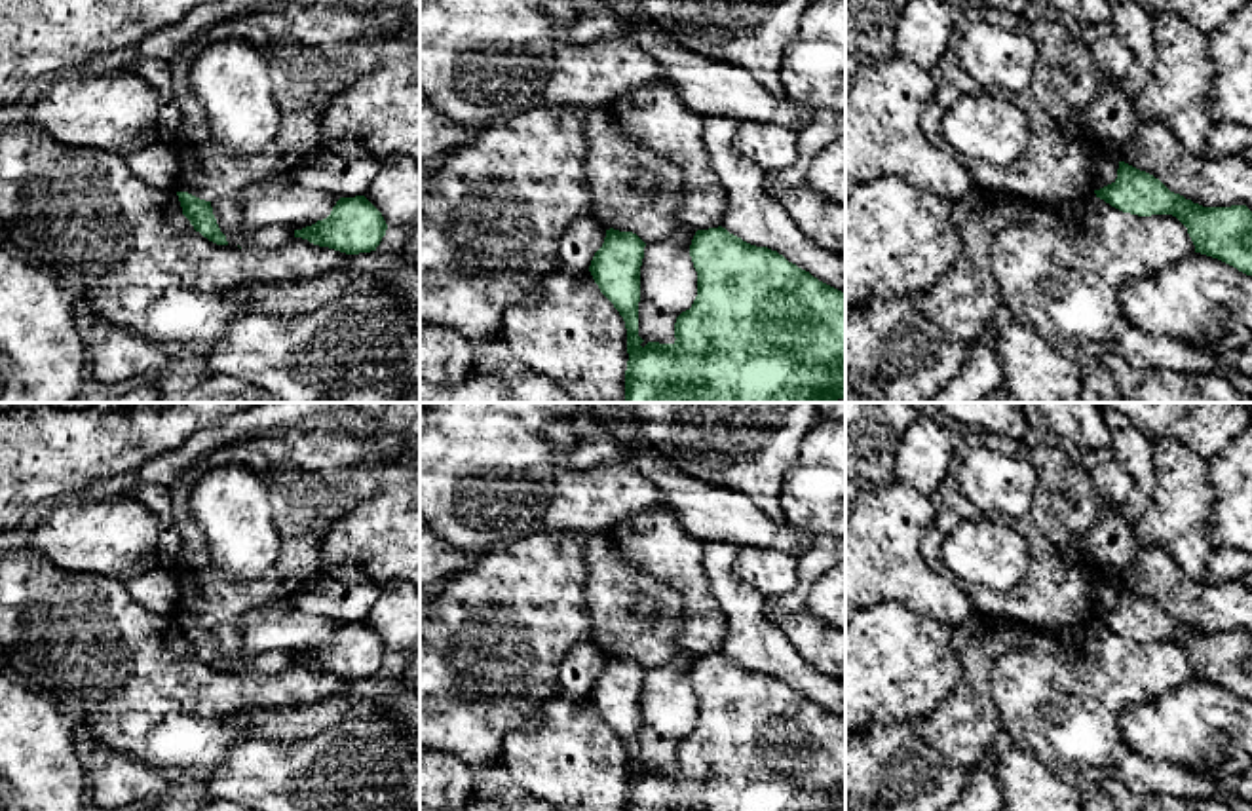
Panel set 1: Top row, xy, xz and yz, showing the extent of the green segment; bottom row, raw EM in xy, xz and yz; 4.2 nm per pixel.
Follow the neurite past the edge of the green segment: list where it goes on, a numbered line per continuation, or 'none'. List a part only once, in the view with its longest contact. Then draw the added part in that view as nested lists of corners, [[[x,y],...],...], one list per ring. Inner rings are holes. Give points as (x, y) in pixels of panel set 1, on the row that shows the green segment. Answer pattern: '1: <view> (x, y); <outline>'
none

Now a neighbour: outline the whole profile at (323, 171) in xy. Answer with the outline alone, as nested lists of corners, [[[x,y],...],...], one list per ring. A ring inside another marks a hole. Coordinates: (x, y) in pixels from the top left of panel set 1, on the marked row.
[[[325,148],[306,156],[294,171],[296,182],[336,198],[365,196],[382,165],[380,158],[342,158]]]

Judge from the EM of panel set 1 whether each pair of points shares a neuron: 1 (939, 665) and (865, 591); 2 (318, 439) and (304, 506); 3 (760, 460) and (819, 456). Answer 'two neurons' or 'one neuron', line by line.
1: two neurons
2: one neuron
3: two neurons

